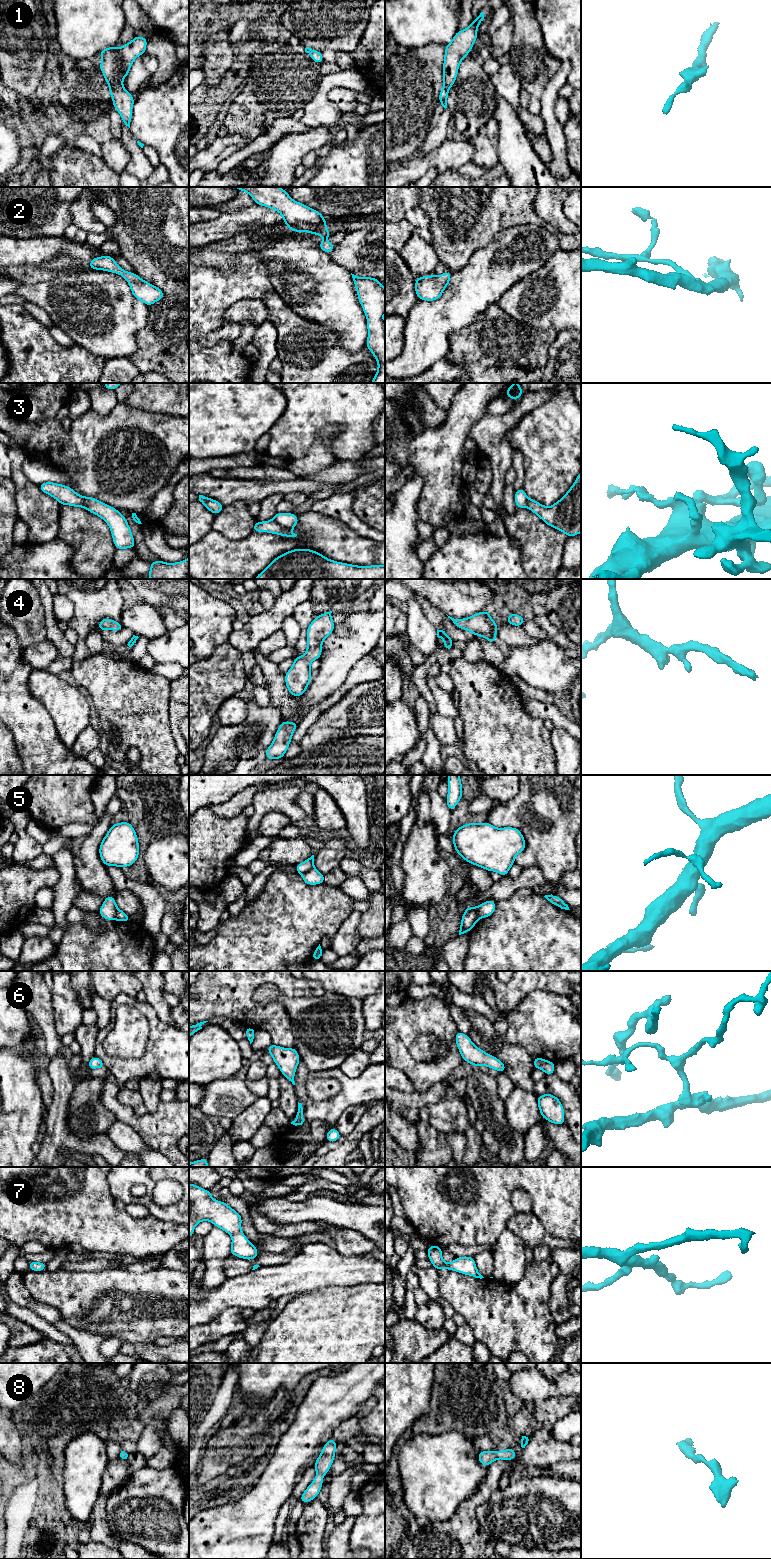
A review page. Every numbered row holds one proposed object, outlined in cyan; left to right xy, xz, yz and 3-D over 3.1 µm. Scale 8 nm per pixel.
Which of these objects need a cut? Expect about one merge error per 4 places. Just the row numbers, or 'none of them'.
3, 5

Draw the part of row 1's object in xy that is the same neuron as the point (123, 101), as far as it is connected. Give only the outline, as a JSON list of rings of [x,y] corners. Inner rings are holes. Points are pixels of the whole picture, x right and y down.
[[[136,36],[129,43],[120,48],[108,47],[98,54],[102,56],[100,70],[109,85],[113,107],[122,118],[122,123],[130,128],[134,97],[127,89],[123,88],[123,78],[127,78],[133,61],[146,52],[148,39]]]

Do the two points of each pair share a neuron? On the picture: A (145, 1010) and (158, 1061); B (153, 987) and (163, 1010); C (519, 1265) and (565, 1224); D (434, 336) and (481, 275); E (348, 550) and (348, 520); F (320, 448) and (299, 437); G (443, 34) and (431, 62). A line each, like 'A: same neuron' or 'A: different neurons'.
A: same neuron
B: same neuron
C: different neurons
D: same neuron
E: different neurons
F: different neurons
G: different neurons

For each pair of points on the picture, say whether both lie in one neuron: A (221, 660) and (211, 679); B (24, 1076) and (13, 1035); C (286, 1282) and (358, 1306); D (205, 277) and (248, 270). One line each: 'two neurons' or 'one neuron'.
A: one neuron
B: two neurons
C: two neurons
D: one neuron

